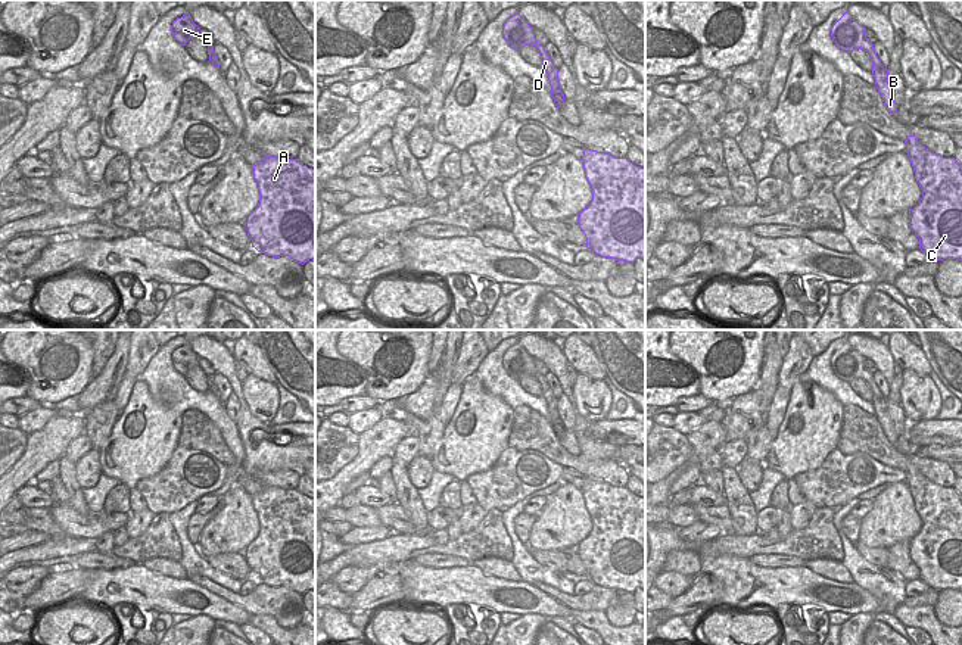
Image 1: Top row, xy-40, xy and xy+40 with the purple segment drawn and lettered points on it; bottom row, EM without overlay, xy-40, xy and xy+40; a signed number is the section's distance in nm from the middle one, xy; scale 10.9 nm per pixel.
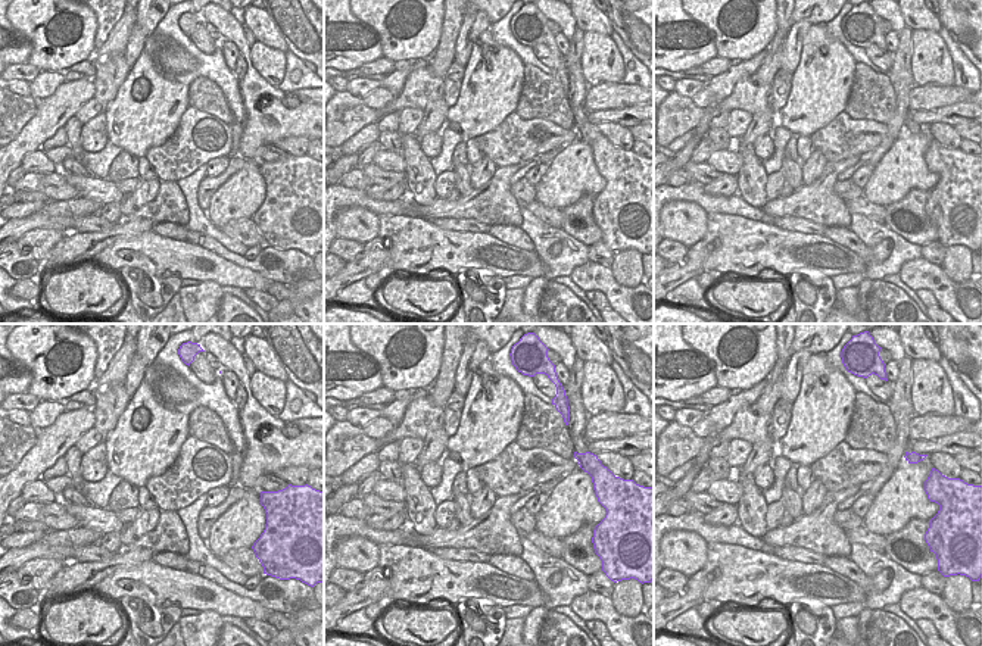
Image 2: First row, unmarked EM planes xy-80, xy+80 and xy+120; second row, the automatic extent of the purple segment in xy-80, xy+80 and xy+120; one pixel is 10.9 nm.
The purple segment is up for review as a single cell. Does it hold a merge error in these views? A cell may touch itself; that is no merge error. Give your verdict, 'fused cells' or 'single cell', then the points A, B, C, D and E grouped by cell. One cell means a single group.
single cell; A B C D E

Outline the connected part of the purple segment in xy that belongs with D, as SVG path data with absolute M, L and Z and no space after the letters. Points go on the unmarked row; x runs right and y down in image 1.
M516 343L505 350L502 356L502 367L507 371L507 374L517 381L522 377L530 376L530 374L533 374L538 378L542 396L548 405L548 411L551 415L551 426L554 429L555 436L560 437L563 436L566 429L558 414L558 399L554 396L545 377L536 371L533 359L535 358L530 356L520 343Z

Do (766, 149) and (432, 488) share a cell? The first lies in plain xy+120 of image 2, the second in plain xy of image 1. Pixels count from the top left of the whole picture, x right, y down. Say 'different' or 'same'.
different

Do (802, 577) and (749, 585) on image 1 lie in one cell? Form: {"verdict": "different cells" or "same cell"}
{"verdict": "same cell"}

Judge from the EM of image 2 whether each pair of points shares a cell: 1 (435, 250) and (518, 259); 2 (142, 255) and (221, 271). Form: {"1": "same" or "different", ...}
{"1": "same", "2": "same"}

